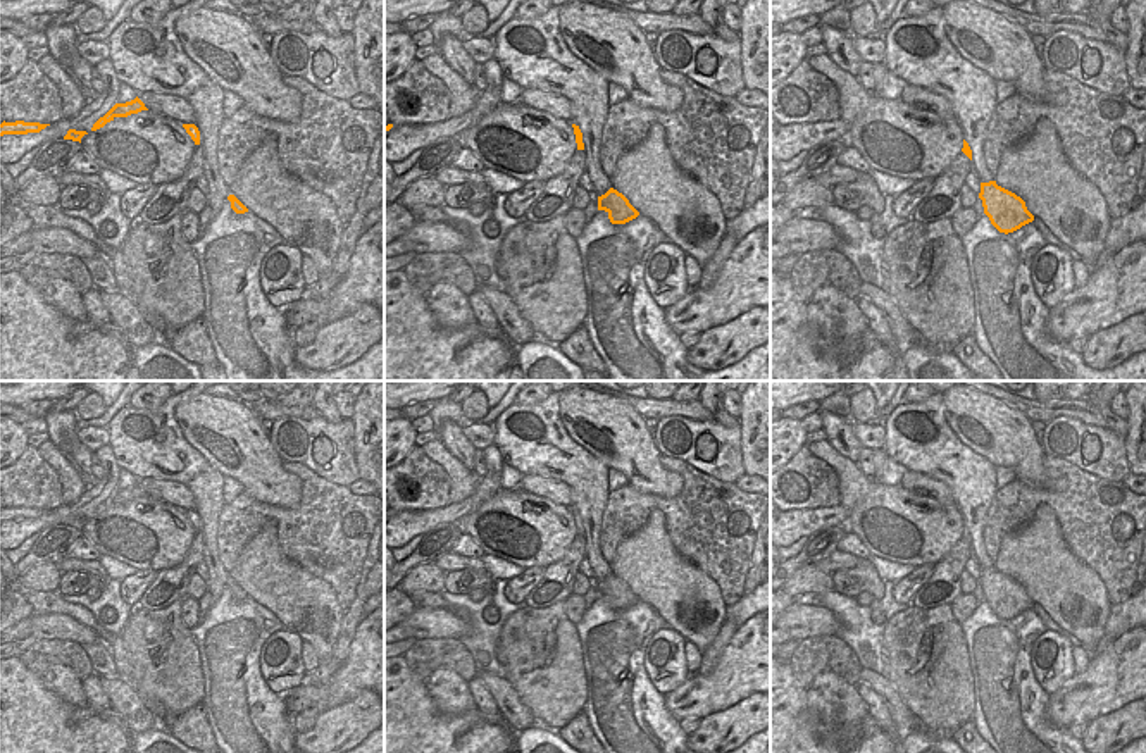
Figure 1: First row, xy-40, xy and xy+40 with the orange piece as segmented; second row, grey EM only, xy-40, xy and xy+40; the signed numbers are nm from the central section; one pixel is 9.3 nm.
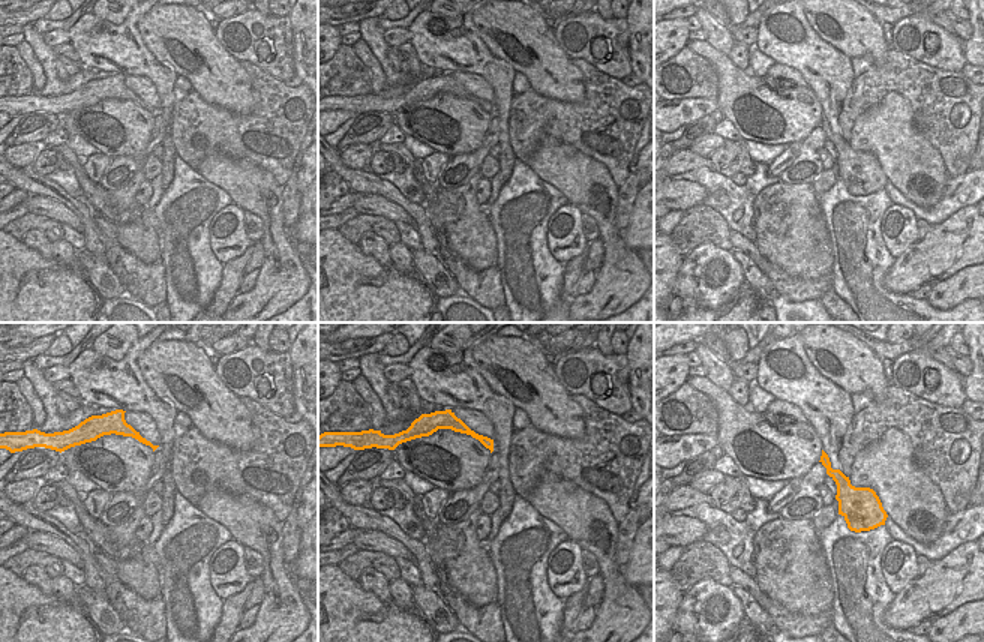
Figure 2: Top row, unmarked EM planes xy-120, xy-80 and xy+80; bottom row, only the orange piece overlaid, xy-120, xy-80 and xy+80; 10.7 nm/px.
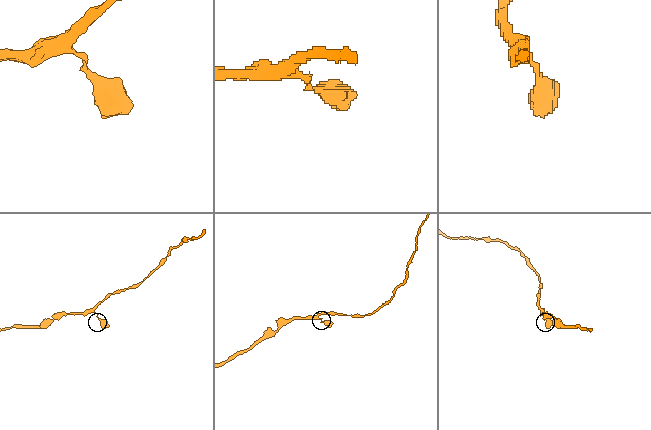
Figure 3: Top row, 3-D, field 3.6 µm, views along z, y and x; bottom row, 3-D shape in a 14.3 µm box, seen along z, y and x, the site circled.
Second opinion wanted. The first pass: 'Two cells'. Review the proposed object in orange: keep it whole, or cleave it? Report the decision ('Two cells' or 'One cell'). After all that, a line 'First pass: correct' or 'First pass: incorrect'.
One cell
First pass: incorrect

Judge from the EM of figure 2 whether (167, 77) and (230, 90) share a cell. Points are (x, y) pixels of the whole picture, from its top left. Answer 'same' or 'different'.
different

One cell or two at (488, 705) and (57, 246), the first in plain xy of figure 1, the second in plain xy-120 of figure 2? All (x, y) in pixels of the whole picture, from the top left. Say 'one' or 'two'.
one

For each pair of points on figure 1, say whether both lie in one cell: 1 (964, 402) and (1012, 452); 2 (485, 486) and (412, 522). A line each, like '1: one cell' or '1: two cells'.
1: one cell
2: one cell

